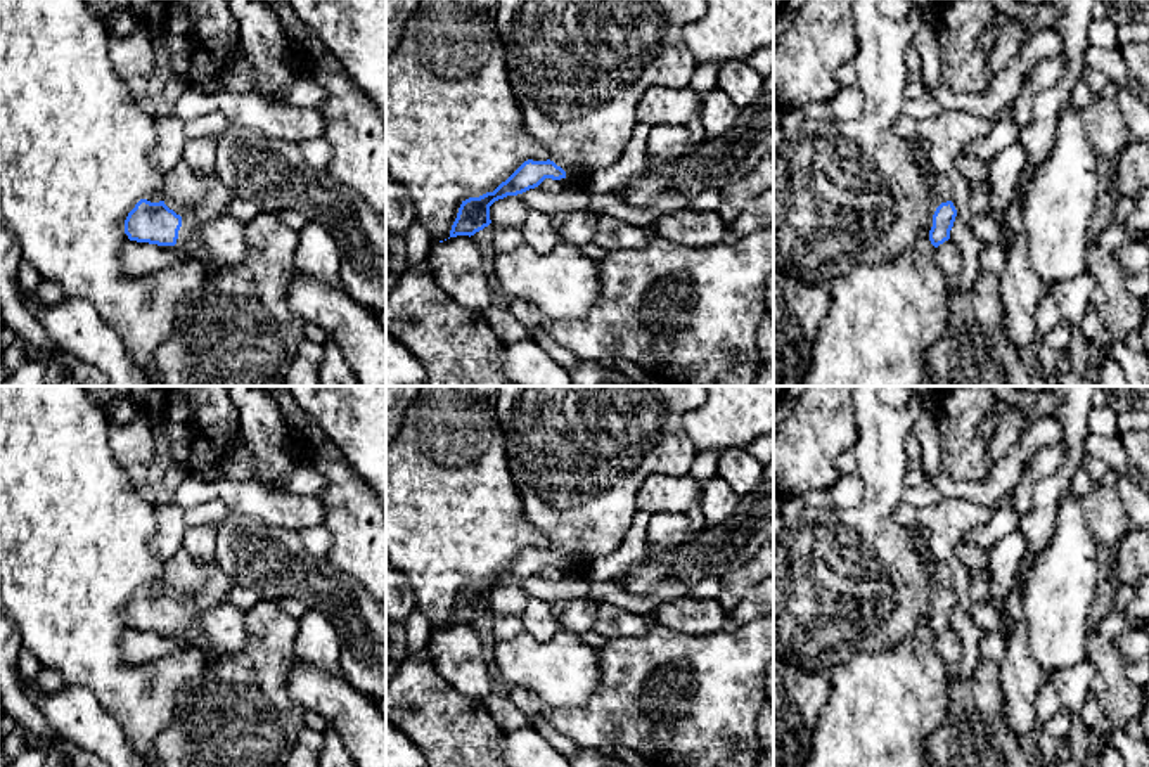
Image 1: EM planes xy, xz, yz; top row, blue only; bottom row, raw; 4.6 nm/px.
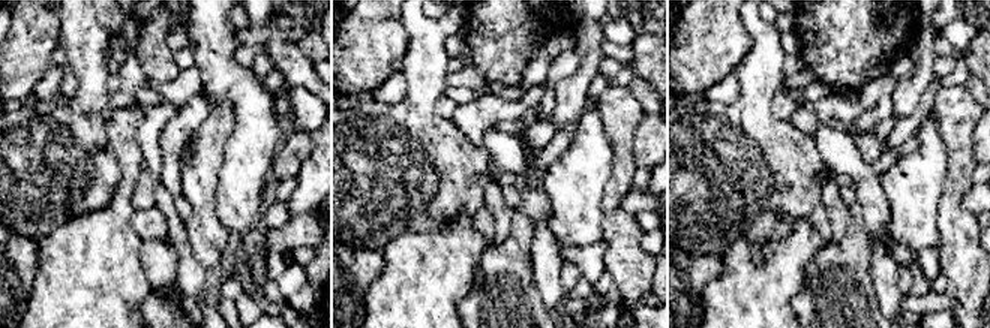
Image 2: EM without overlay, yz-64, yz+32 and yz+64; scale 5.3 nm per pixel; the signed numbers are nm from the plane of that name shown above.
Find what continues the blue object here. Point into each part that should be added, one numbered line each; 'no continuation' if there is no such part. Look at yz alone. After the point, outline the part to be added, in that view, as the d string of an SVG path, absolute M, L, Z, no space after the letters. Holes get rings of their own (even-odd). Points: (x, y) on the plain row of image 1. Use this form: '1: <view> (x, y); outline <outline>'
1: yz (845, 580); outline M853 388L855 459L863 499L850 509L815 509L791 499L773 518L773 654L805 672L829 675L860 651L895 648L922 618L931 618L936 596L952 589L950 568L933 556L929 571L910 528L895 519L910 471L905 438L928 395L915 393L905 409L895 410L881 402L881 388Z

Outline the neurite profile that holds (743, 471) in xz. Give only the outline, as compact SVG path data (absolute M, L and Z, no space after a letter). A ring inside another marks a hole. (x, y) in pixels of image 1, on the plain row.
M741 448L725 450L720 455L718 476L739 495L749 493L761 480L765 466Z

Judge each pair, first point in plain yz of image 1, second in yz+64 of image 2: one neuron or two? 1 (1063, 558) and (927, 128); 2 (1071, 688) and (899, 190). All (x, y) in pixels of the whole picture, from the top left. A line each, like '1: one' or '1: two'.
1: one
2: two

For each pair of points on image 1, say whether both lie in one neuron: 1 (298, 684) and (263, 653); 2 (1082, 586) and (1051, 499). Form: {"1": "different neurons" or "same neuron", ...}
{"1": "different neurons", "2": "different neurons"}

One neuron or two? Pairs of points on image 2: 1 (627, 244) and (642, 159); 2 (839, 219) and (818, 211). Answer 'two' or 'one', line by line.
1: two
2: two

